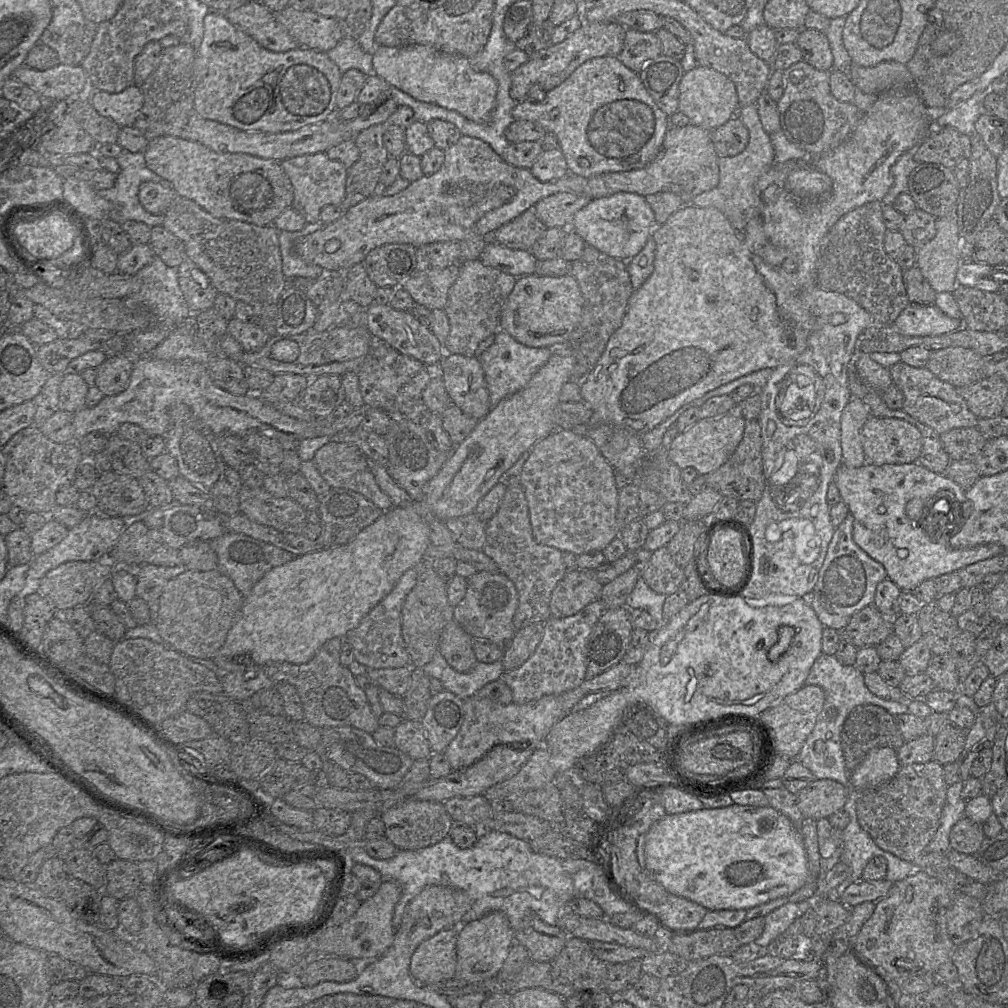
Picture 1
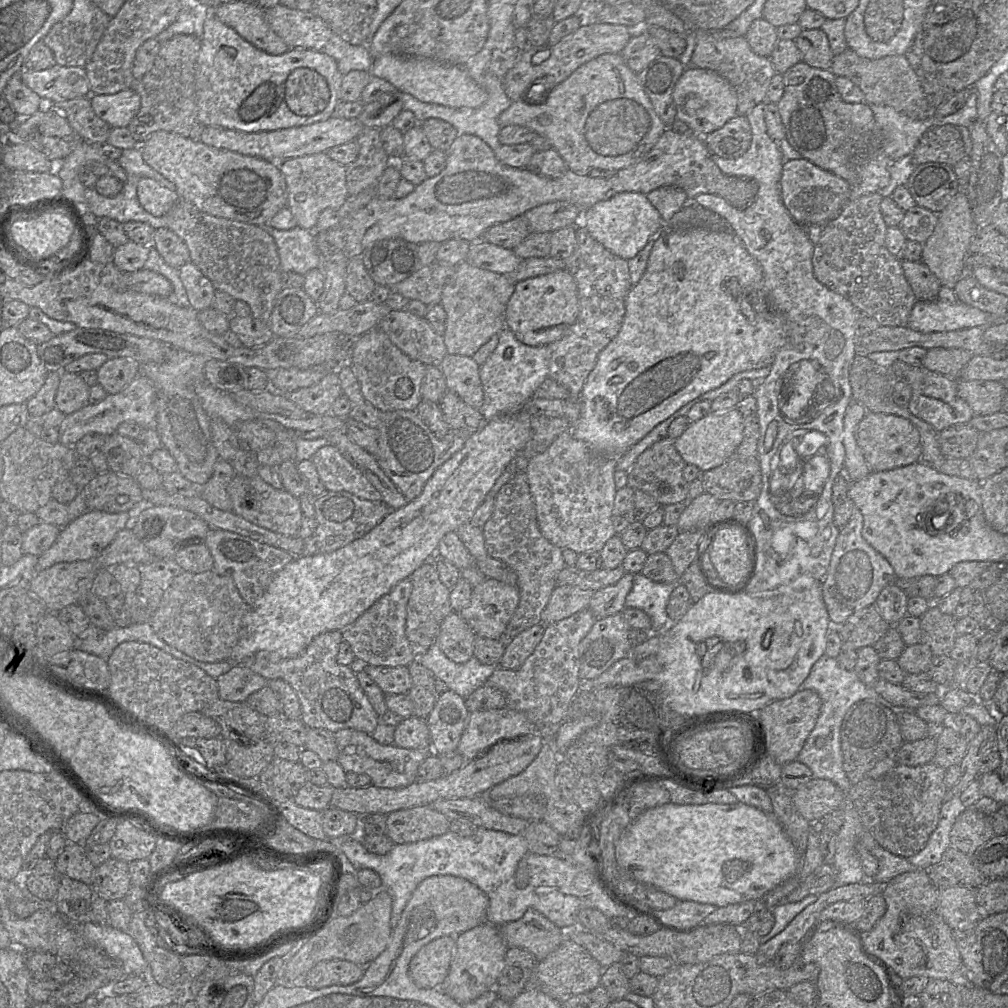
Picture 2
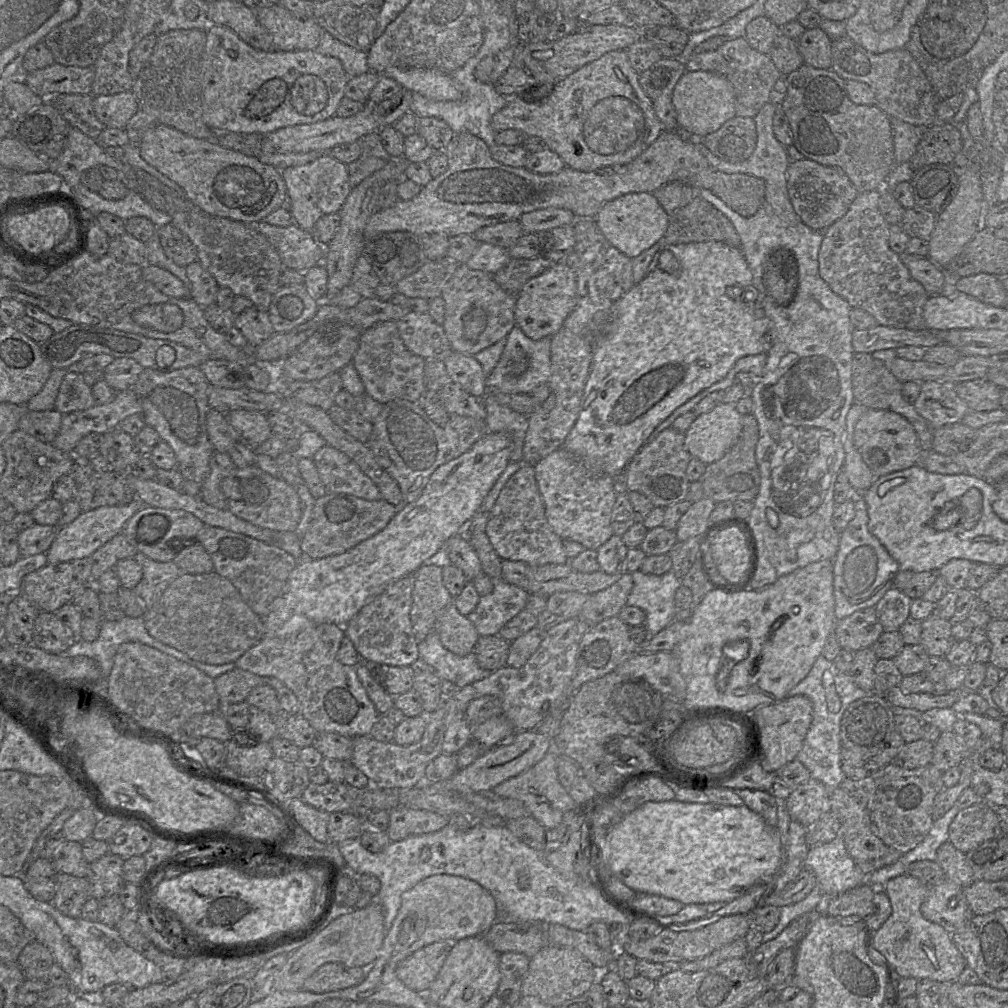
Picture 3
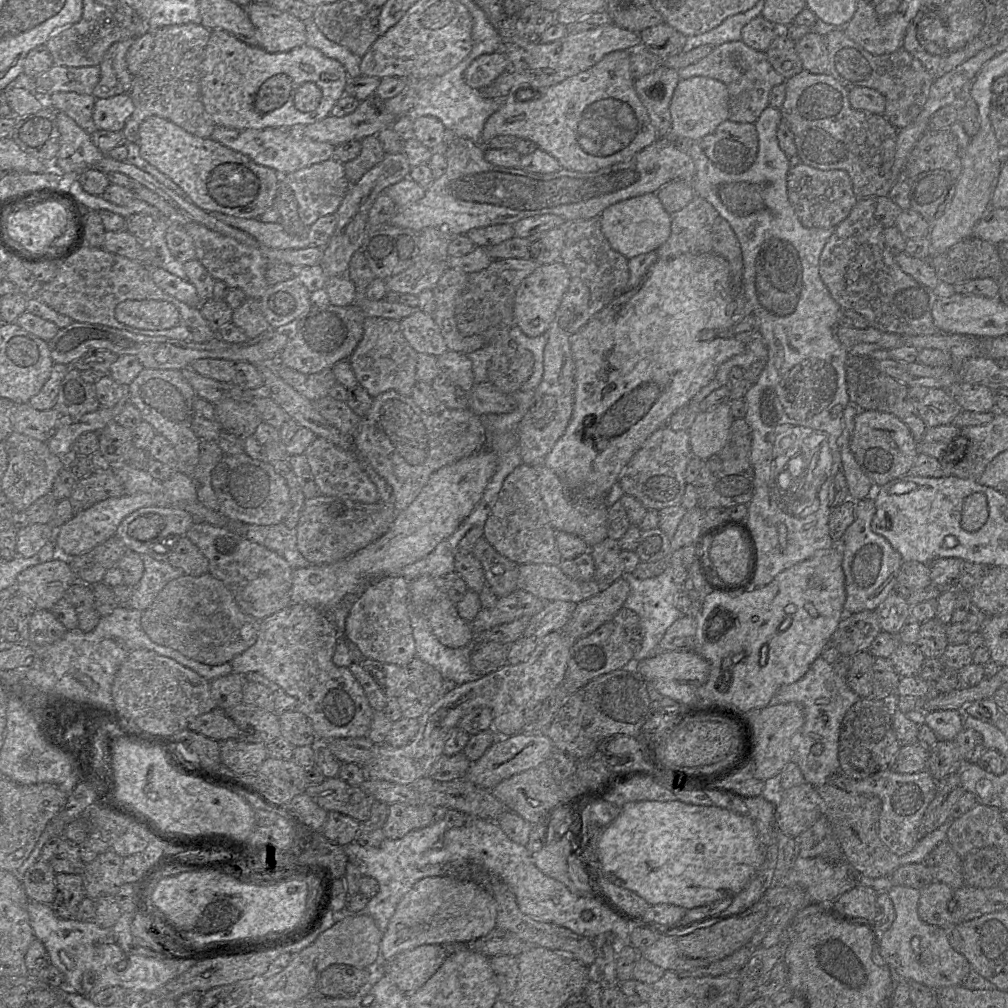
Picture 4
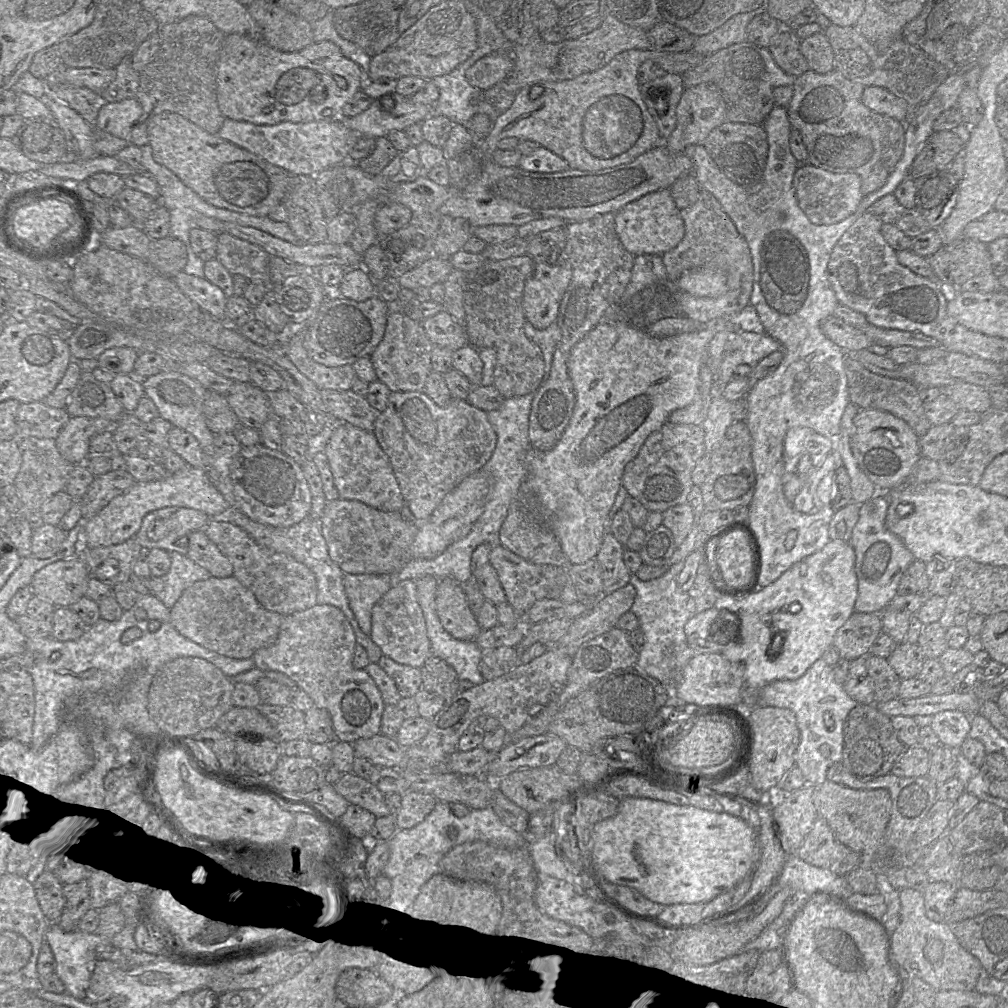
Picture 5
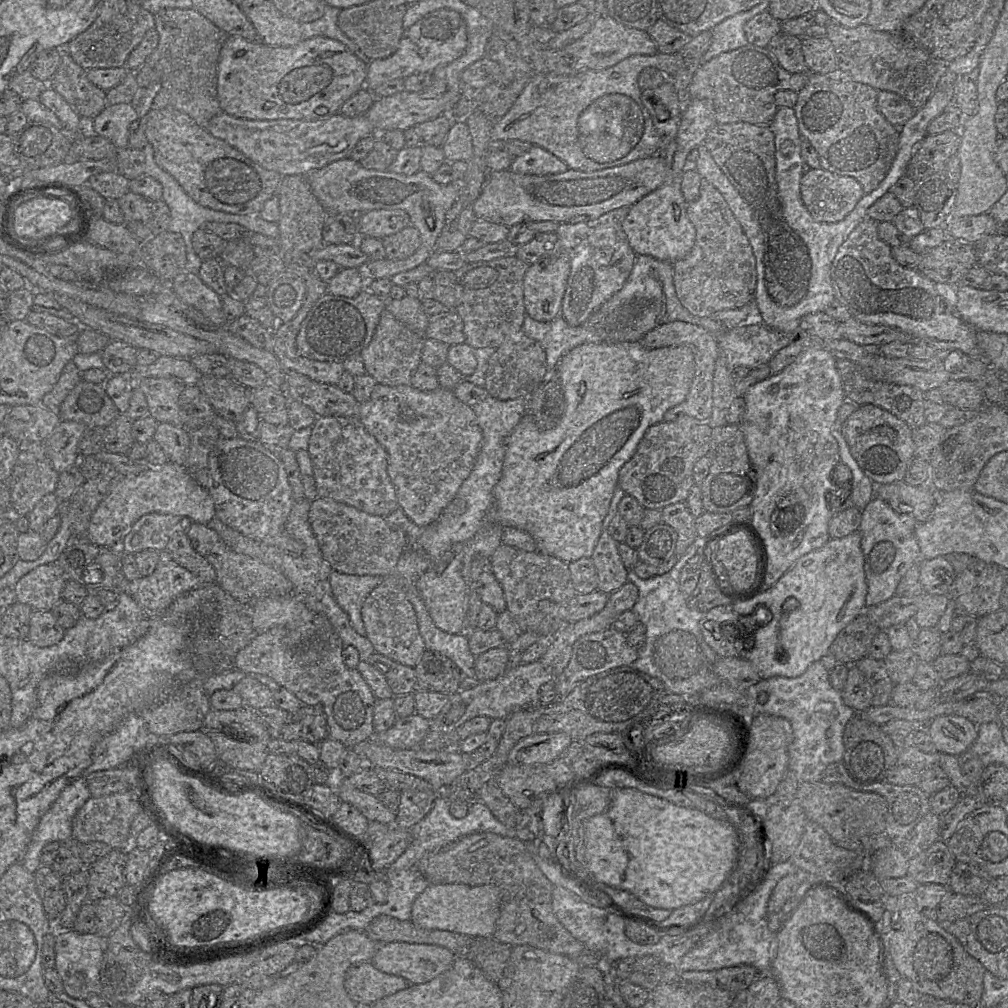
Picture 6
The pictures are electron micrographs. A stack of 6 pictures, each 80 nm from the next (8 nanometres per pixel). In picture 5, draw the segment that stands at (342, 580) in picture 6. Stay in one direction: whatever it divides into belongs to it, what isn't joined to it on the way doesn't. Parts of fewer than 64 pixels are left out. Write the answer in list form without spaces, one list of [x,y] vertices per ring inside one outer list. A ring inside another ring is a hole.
[[[343,574],[342,580],[349,607],[360,630],[368,636],[373,605],[398,581],[375,574]]]

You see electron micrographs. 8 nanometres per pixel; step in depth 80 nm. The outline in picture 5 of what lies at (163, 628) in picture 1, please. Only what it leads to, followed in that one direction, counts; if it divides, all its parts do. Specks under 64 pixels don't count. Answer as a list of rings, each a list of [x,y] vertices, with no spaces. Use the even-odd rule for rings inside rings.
[[[233,577],[197,581],[169,608],[169,623],[180,636],[225,658],[249,659],[257,649],[271,644],[282,618],[260,607]]]

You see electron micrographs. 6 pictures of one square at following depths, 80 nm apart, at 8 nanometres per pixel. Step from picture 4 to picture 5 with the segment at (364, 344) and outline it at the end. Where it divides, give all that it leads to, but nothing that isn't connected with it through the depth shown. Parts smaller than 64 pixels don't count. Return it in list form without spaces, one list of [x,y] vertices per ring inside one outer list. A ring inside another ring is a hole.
[[[389,312],[384,335],[369,357],[377,380],[384,383],[391,392],[422,391],[431,366],[432,342],[421,323],[401,313]]]

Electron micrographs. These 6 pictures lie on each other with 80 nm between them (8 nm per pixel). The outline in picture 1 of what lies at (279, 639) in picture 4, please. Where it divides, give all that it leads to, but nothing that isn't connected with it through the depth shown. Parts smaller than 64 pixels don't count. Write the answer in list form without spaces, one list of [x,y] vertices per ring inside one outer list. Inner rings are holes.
[[[343,638],[326,641],[315,656],[307,663],[275,663],[262,667],[265,674],[275,683],[287,682],[297,690],[304,711],[304,720],[317,728],[355,727],[369,734],[379,725],[372,712],[365,692],[357,685],[356,677],[348,667],[340,663]]]

